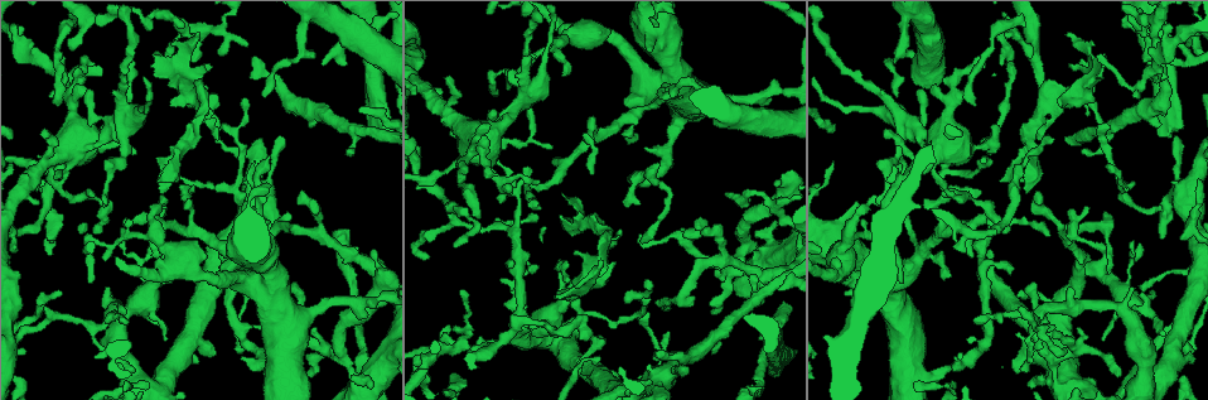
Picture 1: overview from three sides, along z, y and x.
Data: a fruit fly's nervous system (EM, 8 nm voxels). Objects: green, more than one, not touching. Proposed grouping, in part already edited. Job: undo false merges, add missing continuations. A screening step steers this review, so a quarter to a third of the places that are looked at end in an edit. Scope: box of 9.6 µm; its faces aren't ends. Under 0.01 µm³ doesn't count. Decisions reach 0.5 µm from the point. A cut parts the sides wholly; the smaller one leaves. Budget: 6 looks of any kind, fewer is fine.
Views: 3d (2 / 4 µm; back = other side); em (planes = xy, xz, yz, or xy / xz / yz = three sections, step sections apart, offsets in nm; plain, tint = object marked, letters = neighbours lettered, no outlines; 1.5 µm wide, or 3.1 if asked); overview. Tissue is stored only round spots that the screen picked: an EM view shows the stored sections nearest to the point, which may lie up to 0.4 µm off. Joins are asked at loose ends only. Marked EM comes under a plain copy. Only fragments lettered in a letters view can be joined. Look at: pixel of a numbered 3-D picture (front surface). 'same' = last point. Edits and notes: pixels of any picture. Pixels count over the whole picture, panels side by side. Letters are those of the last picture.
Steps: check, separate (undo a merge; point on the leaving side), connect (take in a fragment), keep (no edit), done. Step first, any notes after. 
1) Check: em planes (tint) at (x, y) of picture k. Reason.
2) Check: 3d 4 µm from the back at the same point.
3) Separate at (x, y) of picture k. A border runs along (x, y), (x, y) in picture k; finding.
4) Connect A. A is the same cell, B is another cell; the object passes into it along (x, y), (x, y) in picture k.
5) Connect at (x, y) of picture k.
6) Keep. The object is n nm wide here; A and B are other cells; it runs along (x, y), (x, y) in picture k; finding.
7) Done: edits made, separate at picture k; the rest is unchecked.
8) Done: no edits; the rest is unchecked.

Check: em xy step 8 (letters) at (371, 251) of picture 1. Branch stops here.

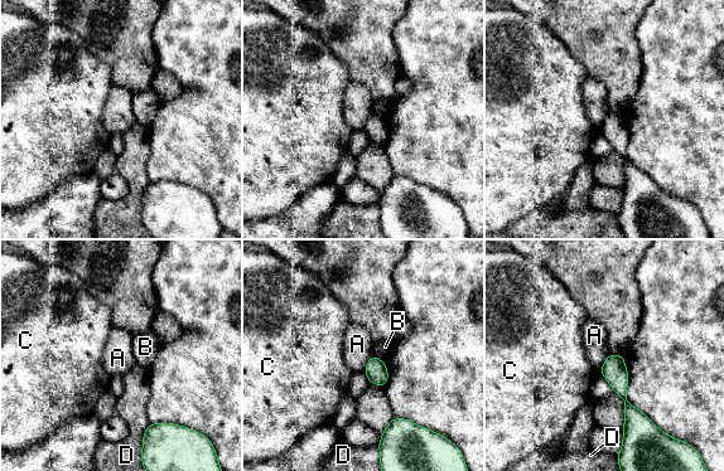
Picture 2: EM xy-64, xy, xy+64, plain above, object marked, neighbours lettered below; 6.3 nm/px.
Check: em yz step 4 (letters) at the same point. Another direction.

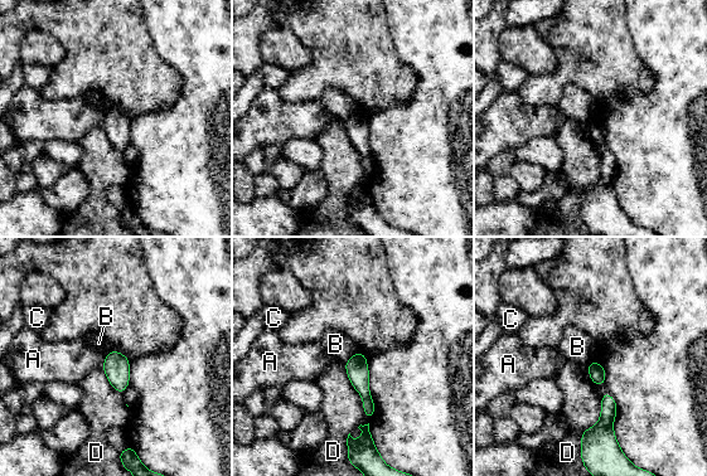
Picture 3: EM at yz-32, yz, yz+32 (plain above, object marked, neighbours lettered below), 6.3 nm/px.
Keep. A, B, C and D are other cells; it runs along (358, 355), (358, 377), (369, 413) in picture 3; none of them fits.

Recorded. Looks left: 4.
Check: em xz step 8 (tint) at (201, 108) of picture 1. Thick turns thin.

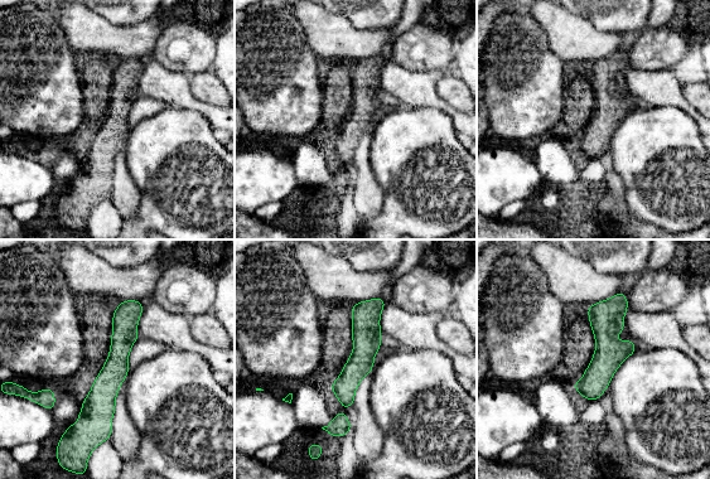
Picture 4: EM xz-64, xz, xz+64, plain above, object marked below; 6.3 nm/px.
Check: em planes (tint) at the same point. Cut it another way.

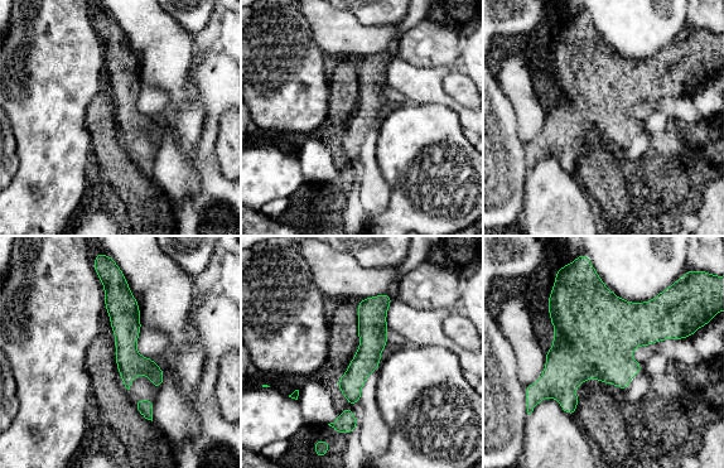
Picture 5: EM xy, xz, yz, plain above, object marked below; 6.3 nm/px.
Check: em planes (letters) at the same point. See the neighbours.

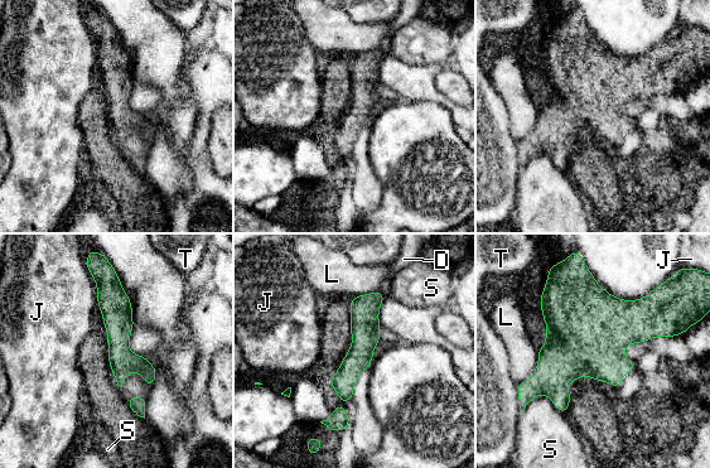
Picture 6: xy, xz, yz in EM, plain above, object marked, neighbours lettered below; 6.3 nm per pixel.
Keep. D, J, L, S and T are other cells; it runs along (377, 294), (341, 414) in picture 6; continuous, no second cell.

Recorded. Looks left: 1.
Done: no edits; the rest is unchecked.

